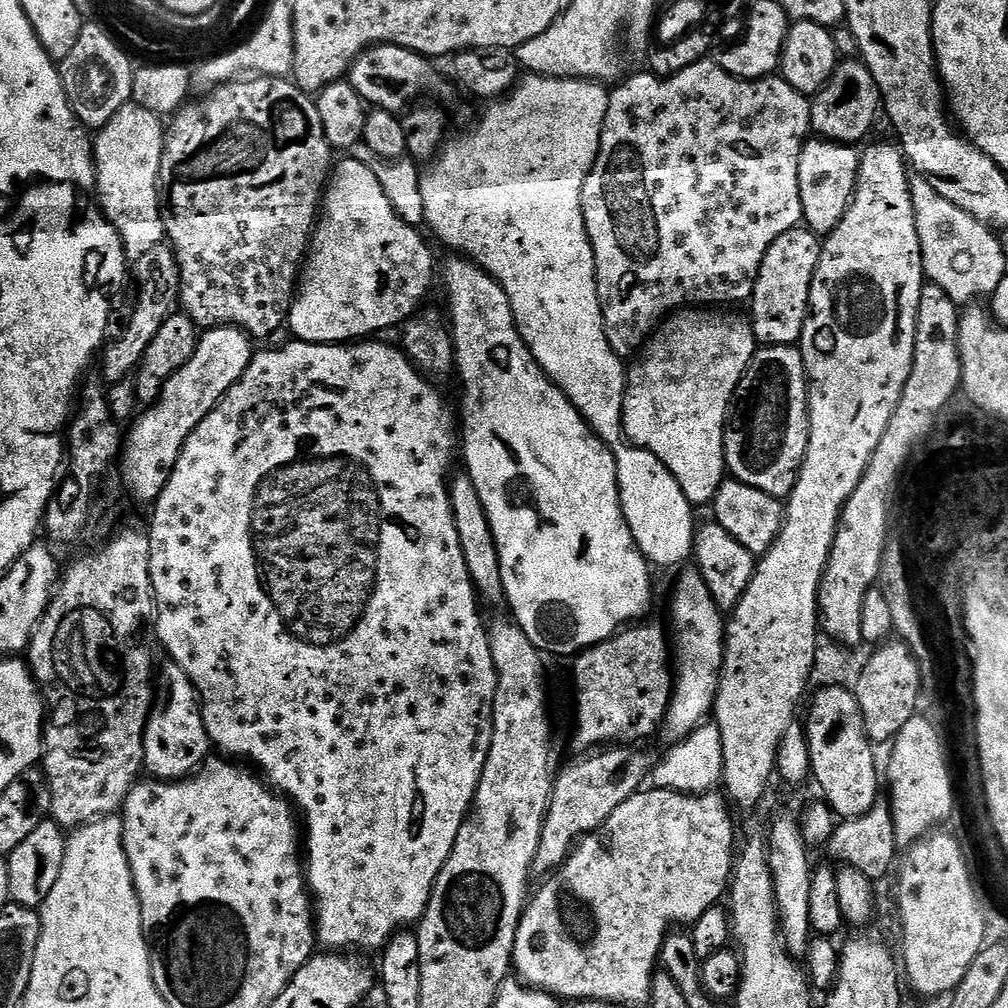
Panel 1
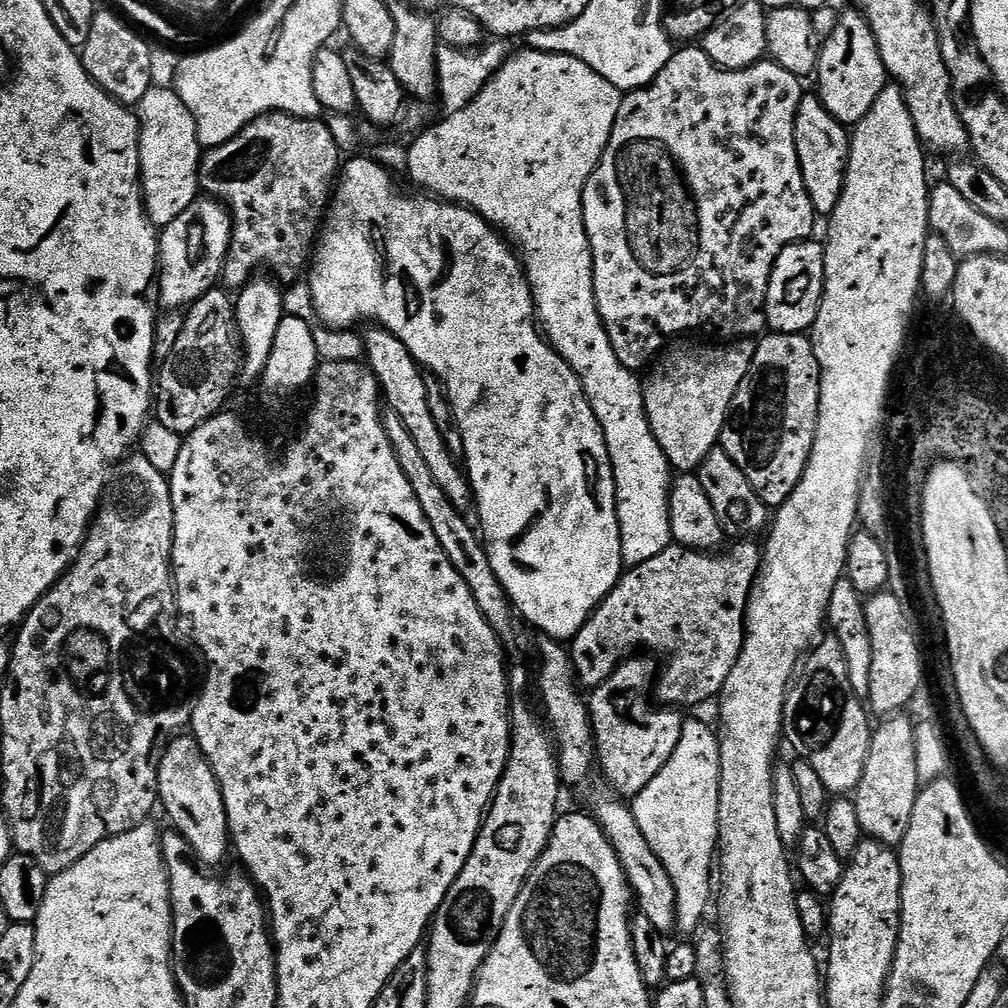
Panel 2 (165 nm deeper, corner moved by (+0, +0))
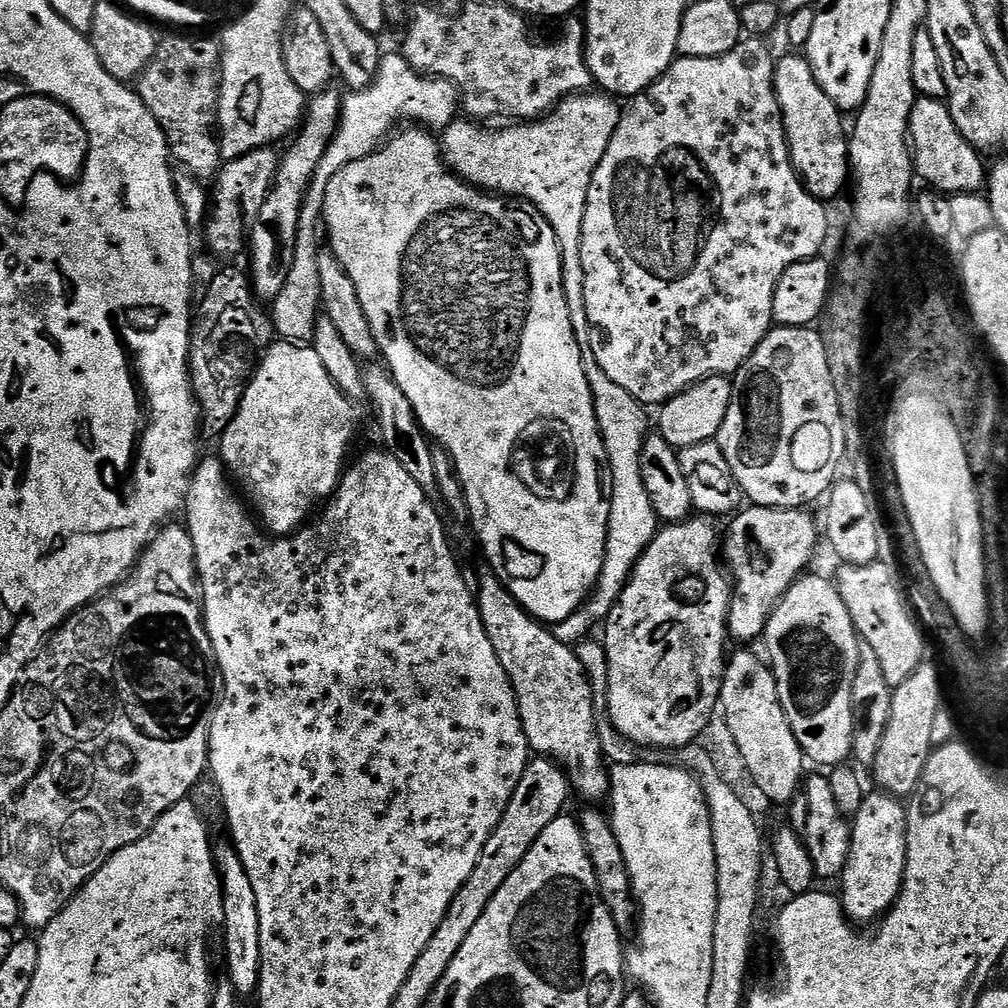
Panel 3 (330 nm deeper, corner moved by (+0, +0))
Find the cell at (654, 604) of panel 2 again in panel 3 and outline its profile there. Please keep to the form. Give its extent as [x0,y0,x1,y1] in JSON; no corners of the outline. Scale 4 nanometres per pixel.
[722,506,818,641]

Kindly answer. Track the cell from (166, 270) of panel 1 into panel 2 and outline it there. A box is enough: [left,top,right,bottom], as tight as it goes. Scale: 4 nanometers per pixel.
[156,198,232,310]

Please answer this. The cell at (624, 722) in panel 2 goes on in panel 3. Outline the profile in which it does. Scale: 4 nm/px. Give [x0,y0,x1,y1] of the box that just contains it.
[602,518,734,750]

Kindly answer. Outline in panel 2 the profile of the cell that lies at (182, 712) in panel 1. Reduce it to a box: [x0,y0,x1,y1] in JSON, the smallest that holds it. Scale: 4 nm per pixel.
[158,734,230,870]

